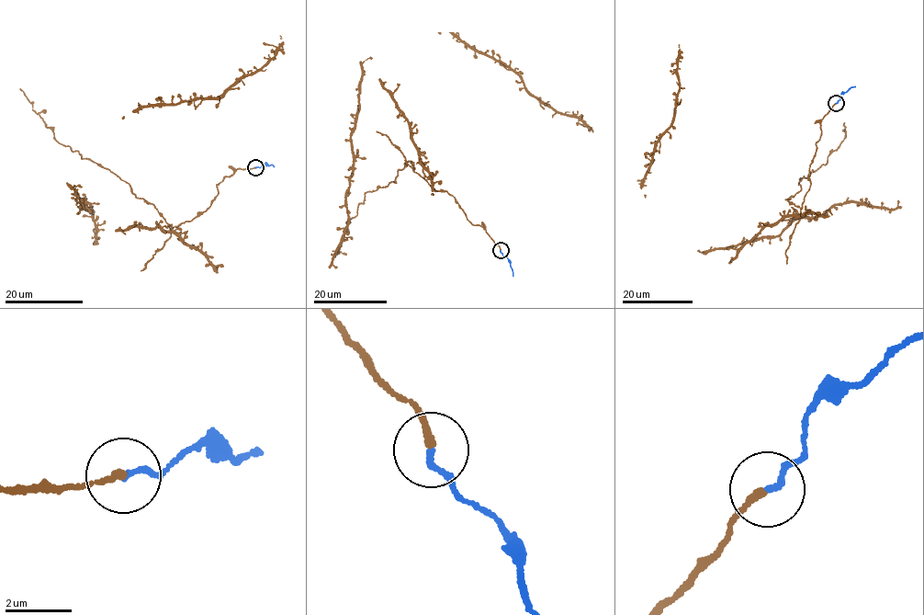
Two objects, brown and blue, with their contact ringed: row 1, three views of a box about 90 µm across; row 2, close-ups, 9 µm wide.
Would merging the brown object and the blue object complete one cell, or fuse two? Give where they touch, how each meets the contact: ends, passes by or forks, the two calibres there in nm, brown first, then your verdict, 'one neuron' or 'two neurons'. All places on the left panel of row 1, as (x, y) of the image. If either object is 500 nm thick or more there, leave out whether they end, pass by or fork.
at (255, 167); brown ends there; blue ends there; 220 nm thick on the brown side, 170 nm on the other; one neuron

